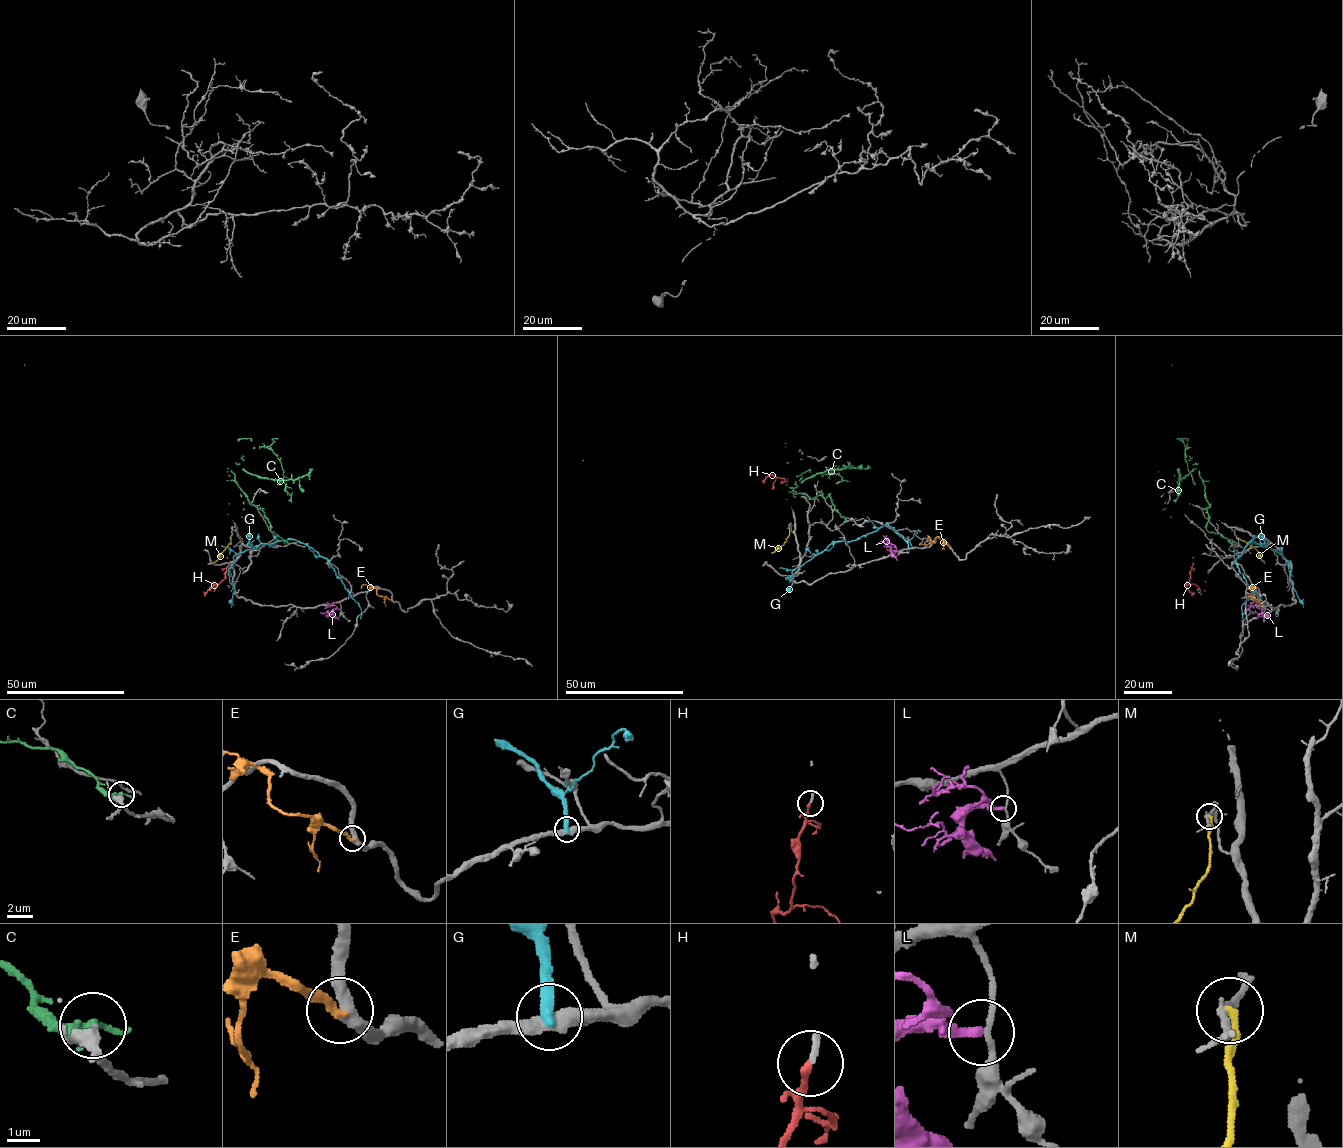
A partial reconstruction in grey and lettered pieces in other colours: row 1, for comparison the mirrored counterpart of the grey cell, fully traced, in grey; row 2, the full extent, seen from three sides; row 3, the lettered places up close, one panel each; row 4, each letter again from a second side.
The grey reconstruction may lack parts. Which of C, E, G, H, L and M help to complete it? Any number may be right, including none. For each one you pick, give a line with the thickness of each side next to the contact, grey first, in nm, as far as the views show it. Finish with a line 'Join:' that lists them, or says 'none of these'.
H: calibres 180 and 200 nm
Join: H

